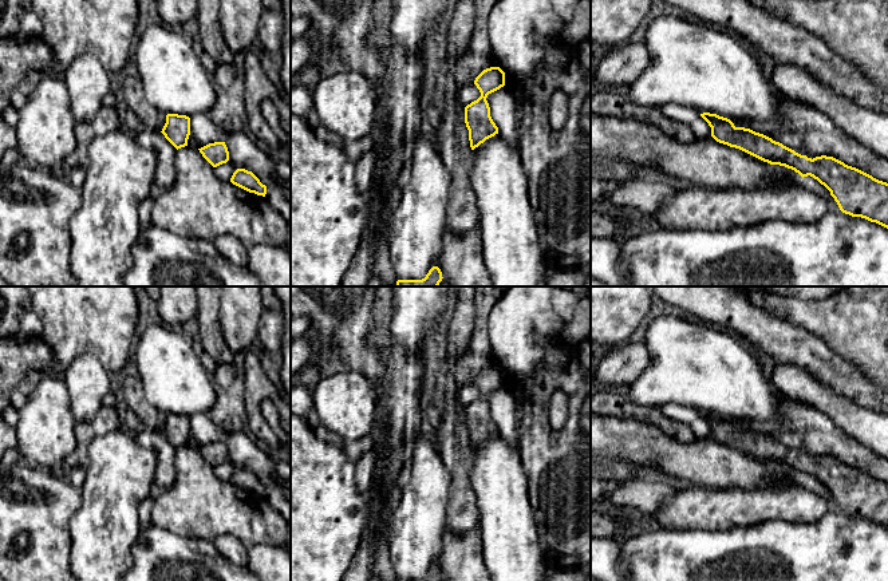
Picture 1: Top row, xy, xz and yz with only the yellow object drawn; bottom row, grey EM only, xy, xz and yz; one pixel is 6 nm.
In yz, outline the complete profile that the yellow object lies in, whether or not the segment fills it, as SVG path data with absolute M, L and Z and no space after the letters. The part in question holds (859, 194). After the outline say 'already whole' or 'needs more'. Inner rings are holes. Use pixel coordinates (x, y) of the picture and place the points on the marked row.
M717 114L700 116L711 127L711 137L723 145L739 149L770 165L794 170L802 178L813 177L824 185L840 210L852 217L861 217L888 229L888 183L845 165L833 157L808 158L771 138L734 123Z; already whole

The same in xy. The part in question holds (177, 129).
M167 114L161 133L177 150L185 147L190 135L190 118L186 115Z; already whole

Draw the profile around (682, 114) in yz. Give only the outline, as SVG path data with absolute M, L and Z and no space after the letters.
M666 103L655 106L654 108L659 110L671 120L687 124L696 139L705 139L711 135L711 127L692 107L676 103Z

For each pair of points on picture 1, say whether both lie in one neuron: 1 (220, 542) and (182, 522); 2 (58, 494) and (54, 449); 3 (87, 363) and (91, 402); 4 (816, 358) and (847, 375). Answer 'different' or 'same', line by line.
1: different
2: different
3: same
4: same

